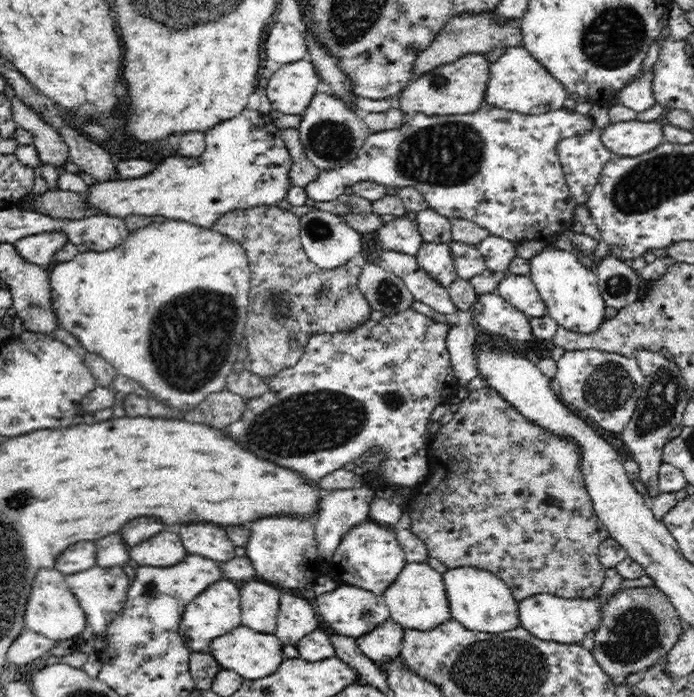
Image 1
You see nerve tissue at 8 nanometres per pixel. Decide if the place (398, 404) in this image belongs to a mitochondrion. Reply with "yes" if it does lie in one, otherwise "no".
yes

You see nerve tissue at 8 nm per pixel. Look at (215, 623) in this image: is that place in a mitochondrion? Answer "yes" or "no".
no

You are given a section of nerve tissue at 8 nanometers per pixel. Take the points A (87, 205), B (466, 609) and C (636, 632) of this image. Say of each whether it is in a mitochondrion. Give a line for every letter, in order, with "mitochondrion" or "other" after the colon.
A: other
B: other
C: mitochondrion

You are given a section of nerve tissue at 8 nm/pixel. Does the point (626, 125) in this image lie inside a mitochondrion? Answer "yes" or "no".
no

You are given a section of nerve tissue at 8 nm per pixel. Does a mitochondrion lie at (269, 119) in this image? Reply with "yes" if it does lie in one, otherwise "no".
no

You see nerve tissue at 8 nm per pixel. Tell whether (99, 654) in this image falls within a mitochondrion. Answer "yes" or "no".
no

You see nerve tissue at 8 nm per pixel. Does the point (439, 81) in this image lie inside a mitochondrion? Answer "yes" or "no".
yes

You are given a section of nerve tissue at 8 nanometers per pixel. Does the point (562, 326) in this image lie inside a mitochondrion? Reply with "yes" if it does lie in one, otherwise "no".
no

